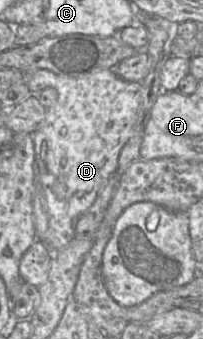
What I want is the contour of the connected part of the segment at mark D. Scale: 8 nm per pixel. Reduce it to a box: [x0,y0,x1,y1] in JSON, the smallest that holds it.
[26,69,141,251]

